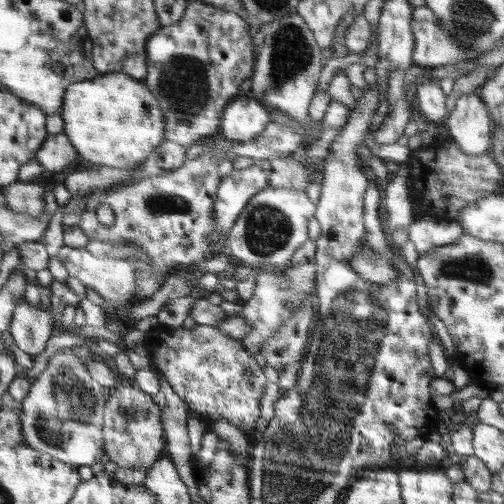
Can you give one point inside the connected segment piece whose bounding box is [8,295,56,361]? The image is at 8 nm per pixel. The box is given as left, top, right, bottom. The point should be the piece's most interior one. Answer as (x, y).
(31, 327)

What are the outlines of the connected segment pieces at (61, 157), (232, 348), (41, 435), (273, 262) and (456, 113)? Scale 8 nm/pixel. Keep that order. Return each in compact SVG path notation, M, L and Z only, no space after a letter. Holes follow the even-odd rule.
M62 132L57 135L49 135L41 149L37 152L36 160L46 172L61 172L63 169L79 160L76 149L69 143L68 137Z
M196 325L191 330L187 330L184 326L176 328L158 326L144 335L142 345L151 365L168 381L173 392L184 401L188 413L203 417L209 422L224 419L248 436L256 430L256 420L261 417L260 399L268 381L263 368L258 366L254 357L246 352L238 339L231 338L214 326ZM246 372L253 374L252 385L244 380Z
M58 350L22 401L26 445L69 465L92 465L104 456L103 408L108 392L92 379L70 350Z
M294 187L263 188L250 198L227 234L226 253L236 264L285 267L292 254L309 238L308 221L314 216L315 205L306 191Z
M477 90L458 98L446 123L449 137L464 154L482 156L491 150L494 122Z

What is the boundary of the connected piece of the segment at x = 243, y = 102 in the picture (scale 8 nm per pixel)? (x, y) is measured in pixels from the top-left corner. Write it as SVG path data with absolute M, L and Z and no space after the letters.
M240 95L224 109L219 134L234 141L253 141L271 121L269 111L258 99Z

